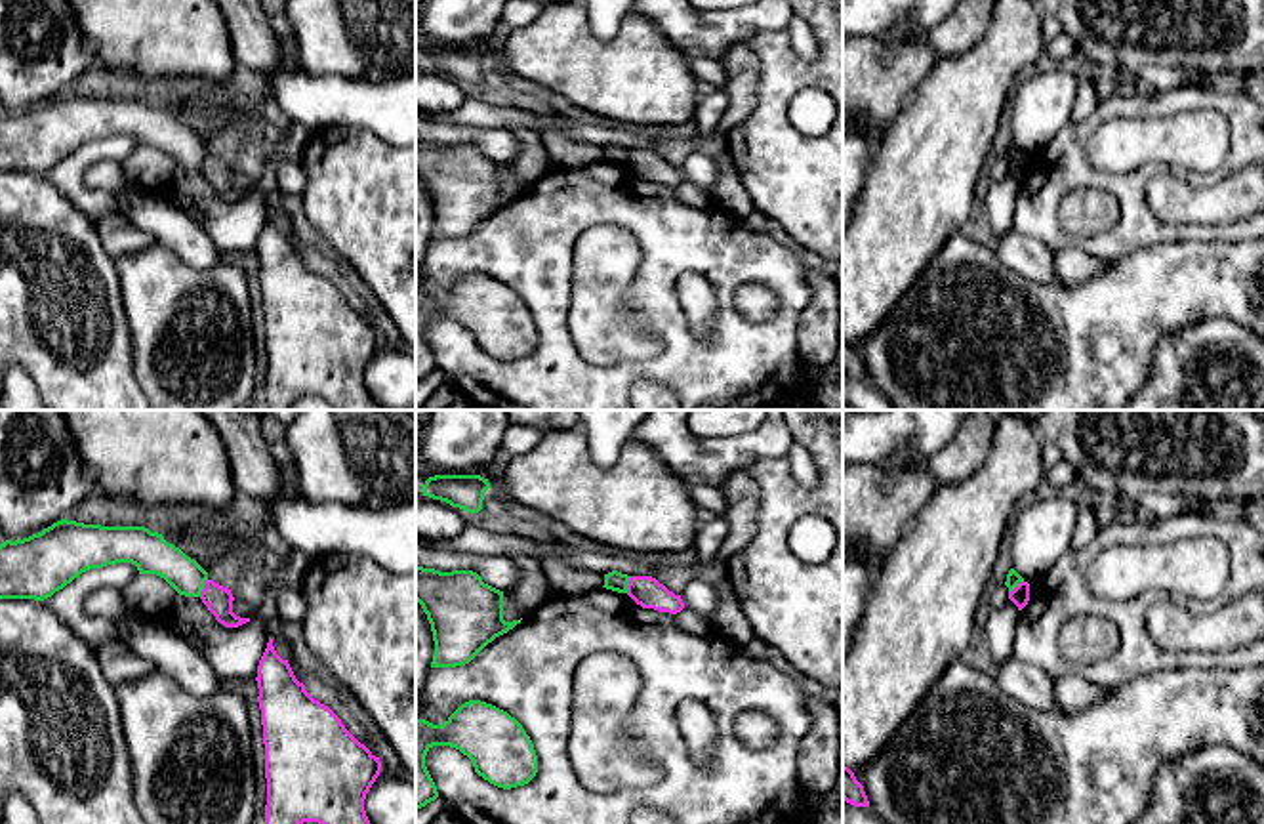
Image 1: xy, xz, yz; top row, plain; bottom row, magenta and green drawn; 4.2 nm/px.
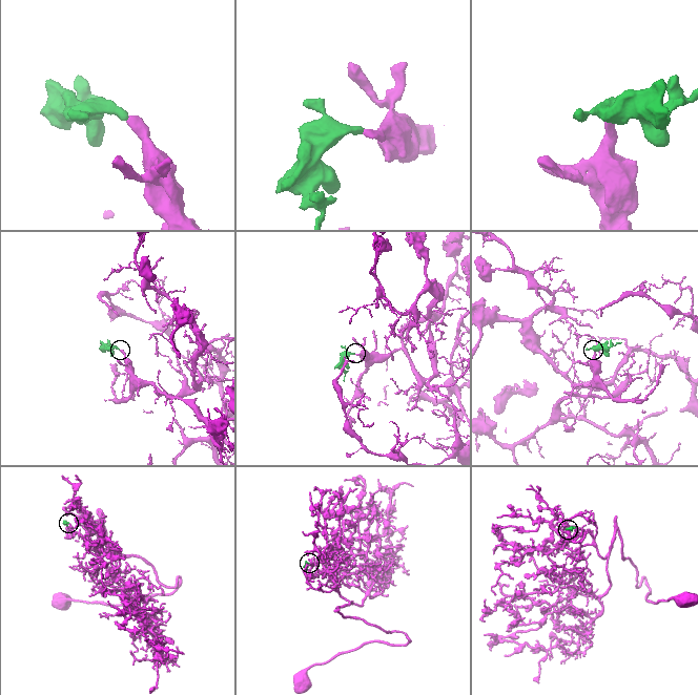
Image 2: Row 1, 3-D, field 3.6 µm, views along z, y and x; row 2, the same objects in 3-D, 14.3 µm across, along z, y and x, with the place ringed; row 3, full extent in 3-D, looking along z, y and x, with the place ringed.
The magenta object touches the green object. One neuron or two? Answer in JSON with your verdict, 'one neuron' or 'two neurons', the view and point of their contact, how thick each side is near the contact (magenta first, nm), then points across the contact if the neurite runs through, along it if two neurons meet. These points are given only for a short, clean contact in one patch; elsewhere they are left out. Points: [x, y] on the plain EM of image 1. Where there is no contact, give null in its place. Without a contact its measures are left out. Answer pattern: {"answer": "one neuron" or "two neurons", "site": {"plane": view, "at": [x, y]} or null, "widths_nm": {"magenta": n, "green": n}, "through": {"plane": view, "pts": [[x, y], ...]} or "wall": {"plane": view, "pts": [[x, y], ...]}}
{"answer": "two neurons", "site": {"plane": "xy", "at": [204, 161]}, "widths_nm": {"magenta": 120, "green": 160}, "wall": {"plane": "xy", "pts": [[206, 151], [199, 168]]}}

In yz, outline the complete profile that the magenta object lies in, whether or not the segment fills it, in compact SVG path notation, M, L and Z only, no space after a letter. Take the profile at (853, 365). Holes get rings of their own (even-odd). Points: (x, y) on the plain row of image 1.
M843 338L843 372L854 380L869 380L864 359L856 353L854 345Z

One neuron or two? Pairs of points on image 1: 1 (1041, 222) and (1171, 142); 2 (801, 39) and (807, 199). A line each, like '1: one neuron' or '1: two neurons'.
1: two neurons
2: two neurons

